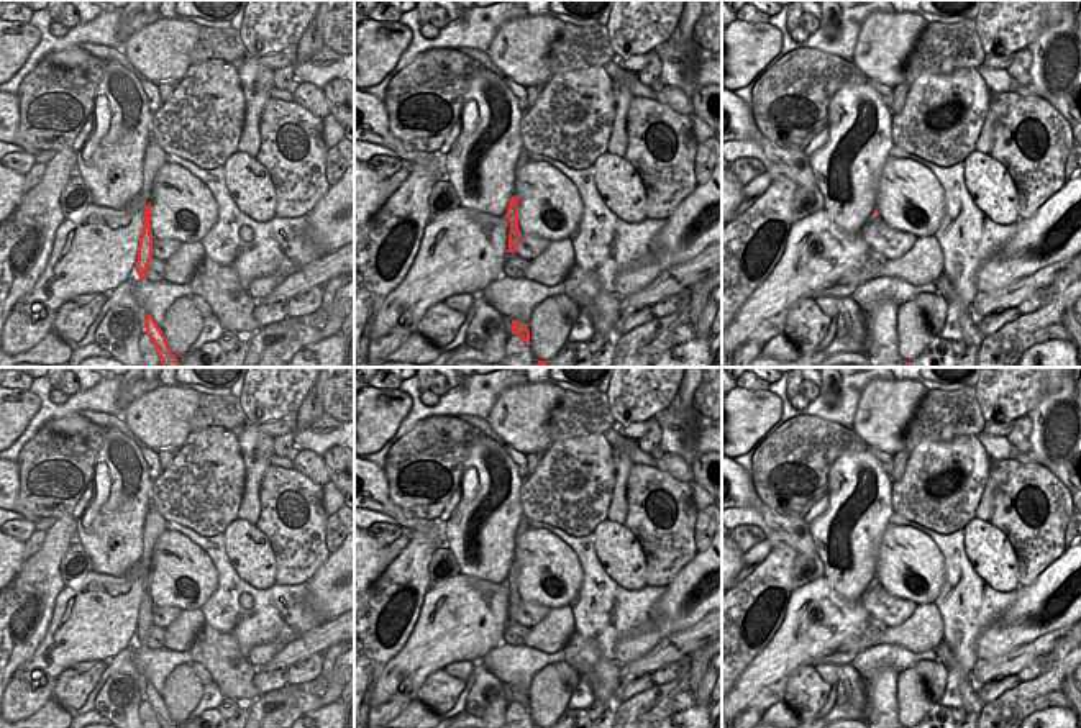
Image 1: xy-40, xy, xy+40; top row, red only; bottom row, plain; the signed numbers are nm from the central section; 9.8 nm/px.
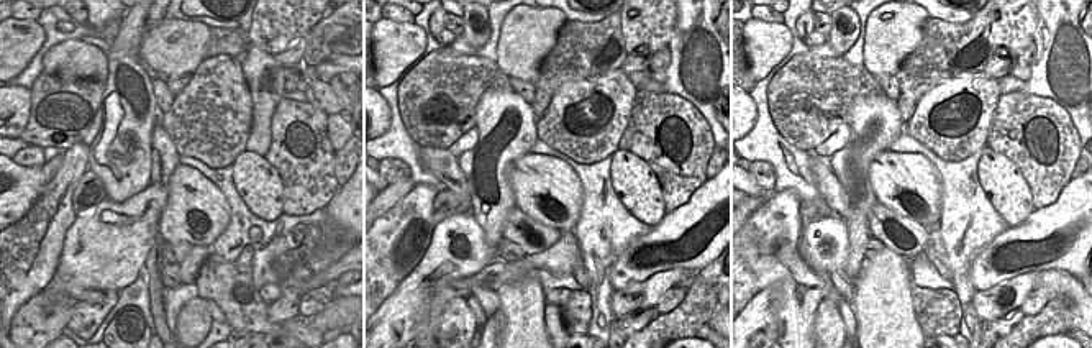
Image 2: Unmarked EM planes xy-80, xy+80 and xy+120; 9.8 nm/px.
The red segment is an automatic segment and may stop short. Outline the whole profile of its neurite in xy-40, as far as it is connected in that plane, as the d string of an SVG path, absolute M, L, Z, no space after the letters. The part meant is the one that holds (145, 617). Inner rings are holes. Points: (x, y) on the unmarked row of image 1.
M153 502L149 503L144 526L143 526L143 556L135 564L138 572L144 579L143 600L138 613L138 628L136 636L139 639L139 646L146 646L146 636L149 628L153 626L153 600L151 600L151 559L153 549L156 546L157 538L166 531L166 520L159 515Z

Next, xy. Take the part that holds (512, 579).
M515 562L512 564L512 567L509 571L509 576L507 576L505 582L507 582L509 590L510 590L509 617L507 617L507 620L515 620L517 613L518 613L518 608L522 605L522 598L518 595L518 567L517 567Z

